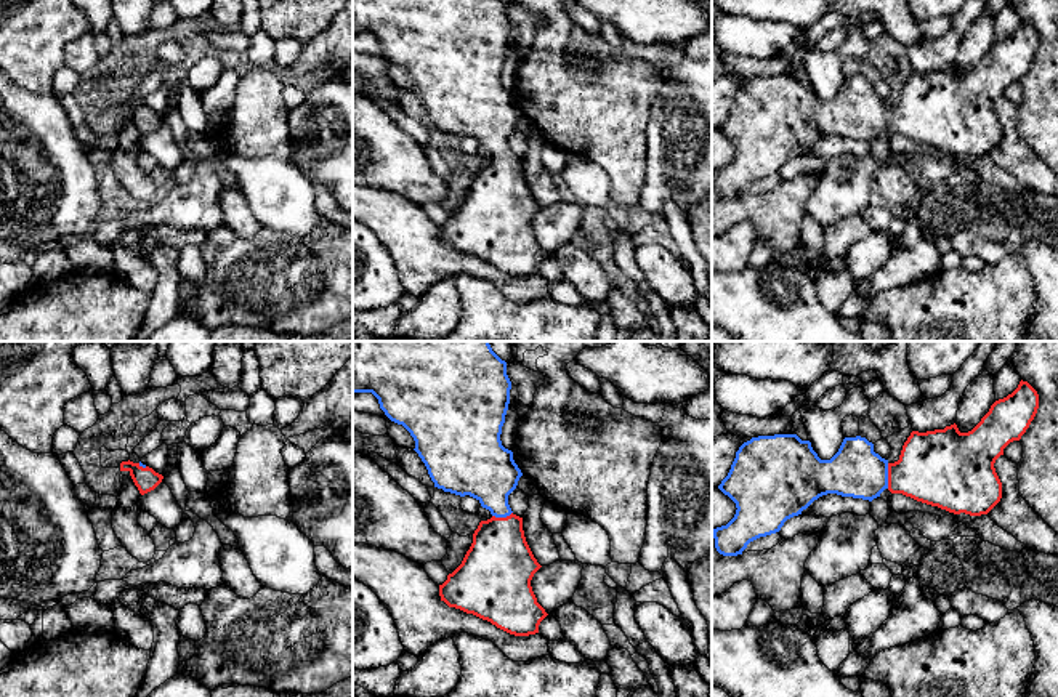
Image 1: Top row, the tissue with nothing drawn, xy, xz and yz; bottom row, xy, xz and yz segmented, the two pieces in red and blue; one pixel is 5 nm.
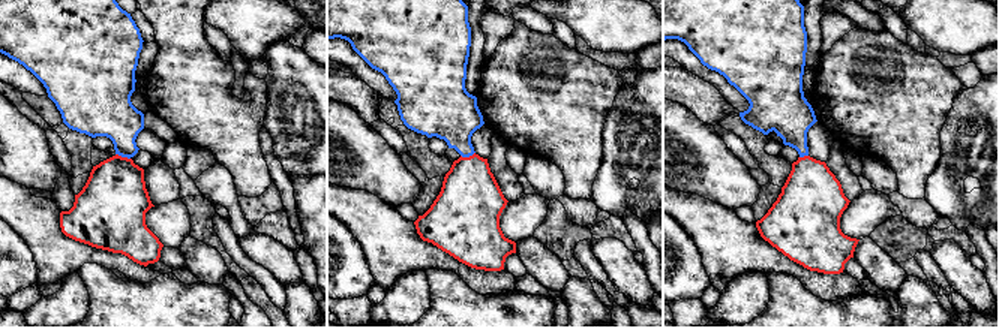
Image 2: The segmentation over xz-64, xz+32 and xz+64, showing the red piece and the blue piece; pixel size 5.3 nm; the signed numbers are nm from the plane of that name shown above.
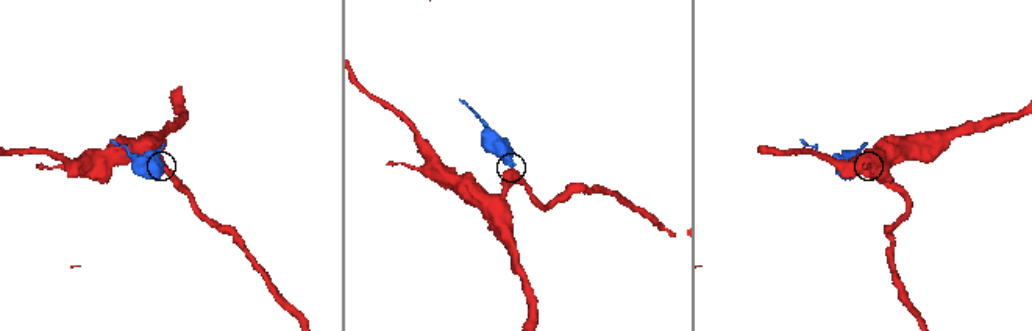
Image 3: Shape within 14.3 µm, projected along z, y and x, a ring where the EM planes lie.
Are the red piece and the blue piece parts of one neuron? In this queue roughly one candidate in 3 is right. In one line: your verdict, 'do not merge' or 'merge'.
merge

